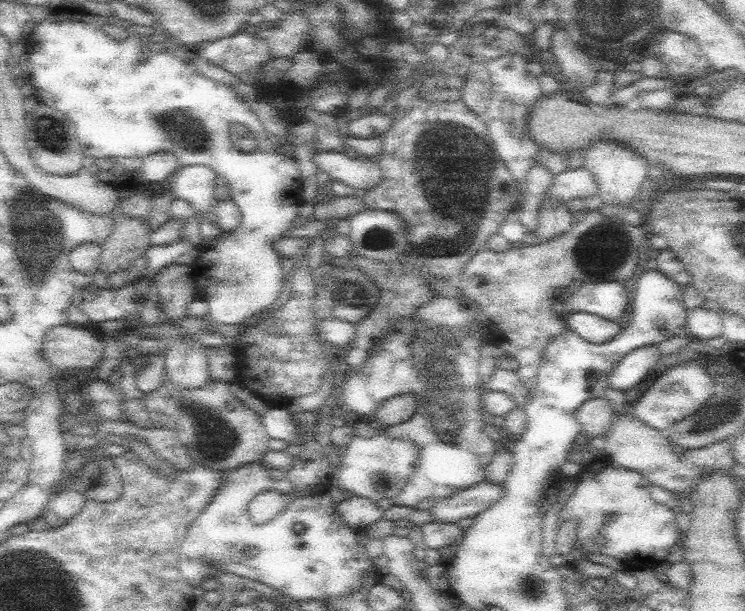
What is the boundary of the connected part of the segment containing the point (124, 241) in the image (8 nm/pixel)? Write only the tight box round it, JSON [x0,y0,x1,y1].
[99,204,151,274]

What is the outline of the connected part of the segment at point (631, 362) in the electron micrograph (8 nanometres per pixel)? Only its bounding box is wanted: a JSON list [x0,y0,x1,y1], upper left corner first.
[609,346,661,390]

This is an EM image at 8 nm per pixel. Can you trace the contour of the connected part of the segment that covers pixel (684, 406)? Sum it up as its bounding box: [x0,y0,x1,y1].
[631,362,715,432]

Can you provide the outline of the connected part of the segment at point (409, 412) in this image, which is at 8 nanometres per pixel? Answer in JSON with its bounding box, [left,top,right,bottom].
[371,396,417,430]

